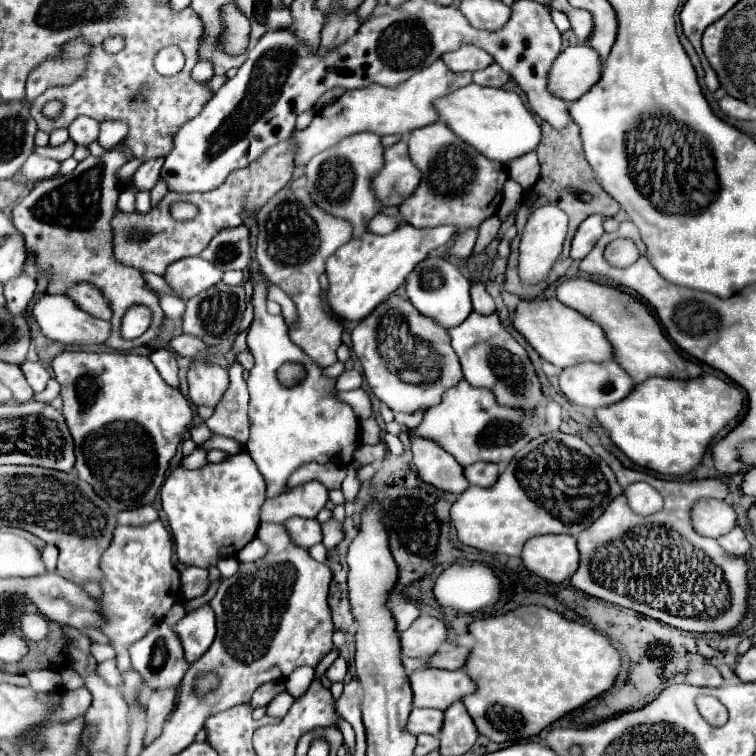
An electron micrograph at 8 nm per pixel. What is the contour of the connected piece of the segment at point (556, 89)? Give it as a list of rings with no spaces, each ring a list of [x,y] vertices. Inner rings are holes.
[[[586,44],[568,46],[552,64],[548,88],[562,100],[572,102],[584,96],[600,80],[600,74],[602,62],[594,48]]]

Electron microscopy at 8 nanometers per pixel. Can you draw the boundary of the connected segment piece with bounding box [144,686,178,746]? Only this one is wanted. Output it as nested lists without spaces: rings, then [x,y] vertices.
[[[168,686],[168,688],[162,688],[162,690],[150,692],[148,708],[146,708],[146,716],[148,716],[148,732],[146,732],[146,738],[144,738],[146,746],[150,744],[150,740],[154,740],[162,732],[166,716],[174,710],[176,692],[178,692],[176,686]]]

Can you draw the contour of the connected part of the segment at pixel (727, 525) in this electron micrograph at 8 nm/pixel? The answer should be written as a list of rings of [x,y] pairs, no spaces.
[[[700,500],[692,508],[692,524],[698,534],[720,538],[738,524],[738,516],[724,500]]]

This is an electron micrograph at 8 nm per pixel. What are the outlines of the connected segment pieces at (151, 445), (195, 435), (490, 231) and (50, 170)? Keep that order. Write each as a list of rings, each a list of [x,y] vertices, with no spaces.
[[[62,352],[52,362],[54,376],[62,386],[62,414],[68,422],[76,448],[76,474],[92,484],[116,512],[150,504],[168,470],[168,462],[192,426],[194,412],[178,388],[168,386],[148,356],[136,354],[94,354],[94,352]]]
[[[200,424],[200,426],[192,426],[192,428],[190,428],[190,436],[192,436],[192,440],[194,440],[198,446],[202,446],[204,442],[210,440],[212,432],[210,432],[206,424]]]
[[[492,216],[492,218],[484,220],[482,226],[478,228],[478,242],[474,246],[474,252],[482,252],[498,236],[500,226],[502,226],[502,222],[500,222],[498,216]]]
[[[32,154],[24,166],[20,168],[20,174],[30,180],[30,182],[42,182],[46,178],[52,178],[58,174],[58,168],[60,168],[60,162],[52,160],[52,158],[42,158],[42,156],[36,156]]]

